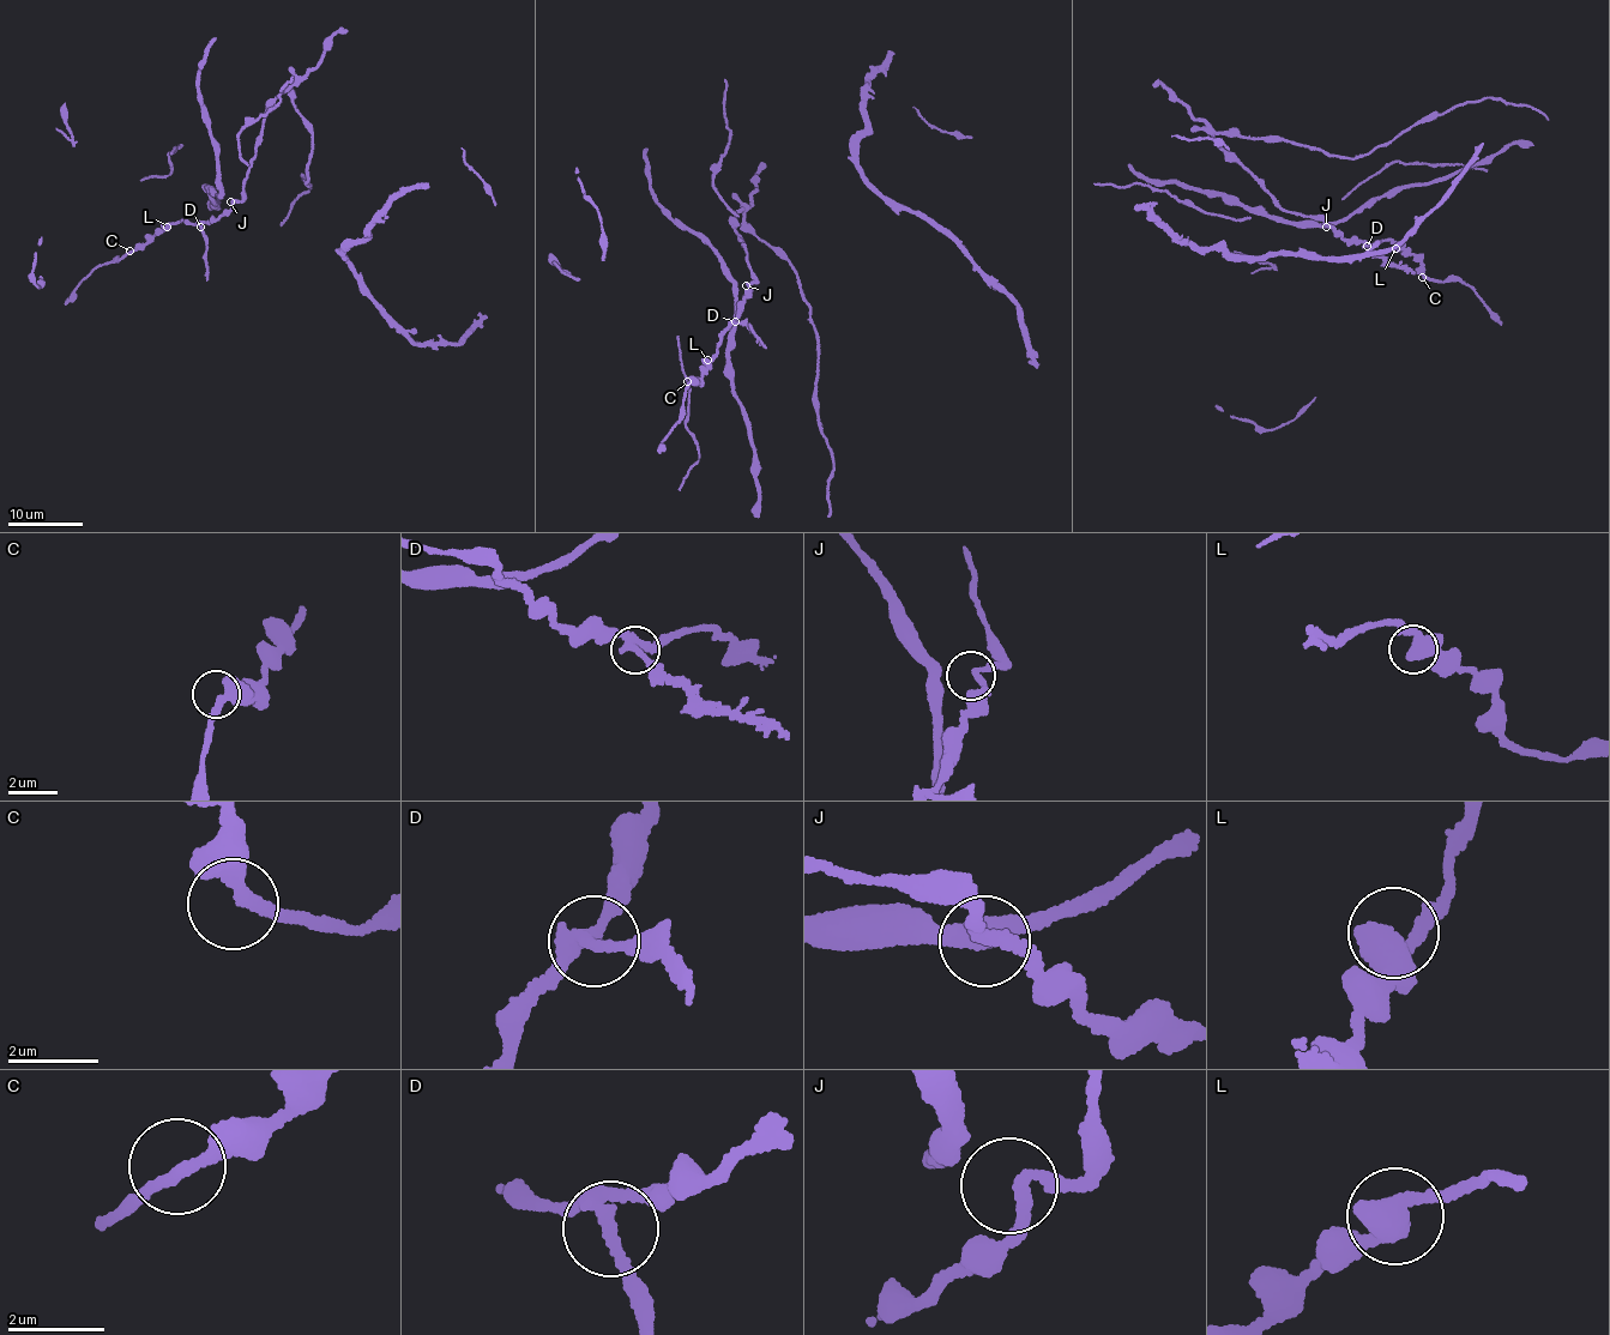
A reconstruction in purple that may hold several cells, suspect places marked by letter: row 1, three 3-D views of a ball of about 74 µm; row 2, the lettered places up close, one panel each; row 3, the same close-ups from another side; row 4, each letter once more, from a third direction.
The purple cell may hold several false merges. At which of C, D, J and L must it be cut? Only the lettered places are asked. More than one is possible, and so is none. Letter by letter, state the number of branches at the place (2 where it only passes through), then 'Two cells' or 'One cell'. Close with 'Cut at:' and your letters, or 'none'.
C: Branches: 2. One cell
D: Branches: 3. Two cells
J: Branches: 3. One cell
L: Branches: 3. One cell
Cut at: D

